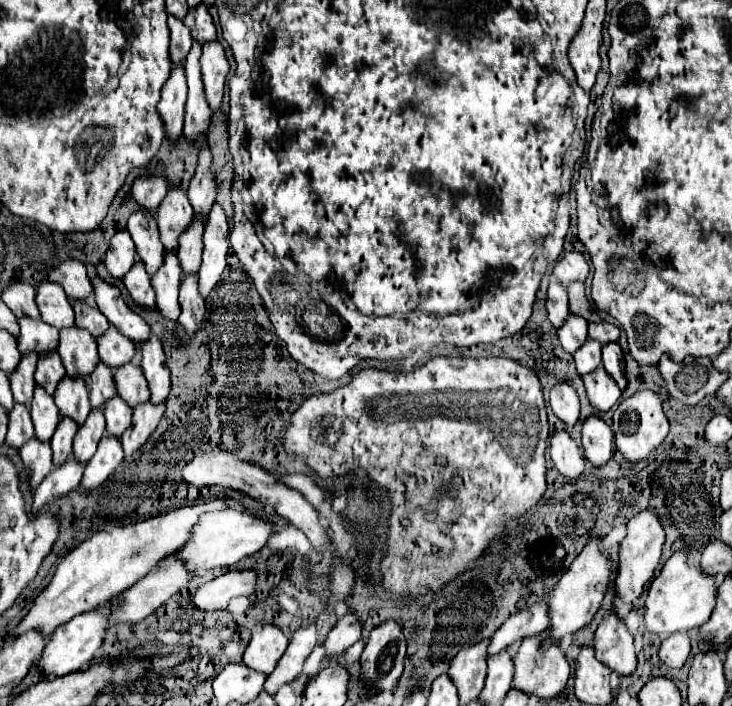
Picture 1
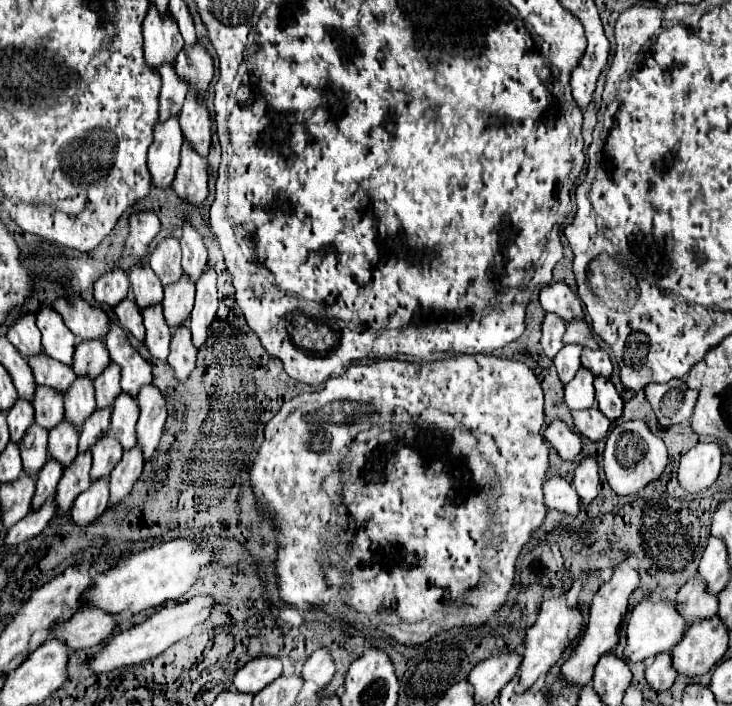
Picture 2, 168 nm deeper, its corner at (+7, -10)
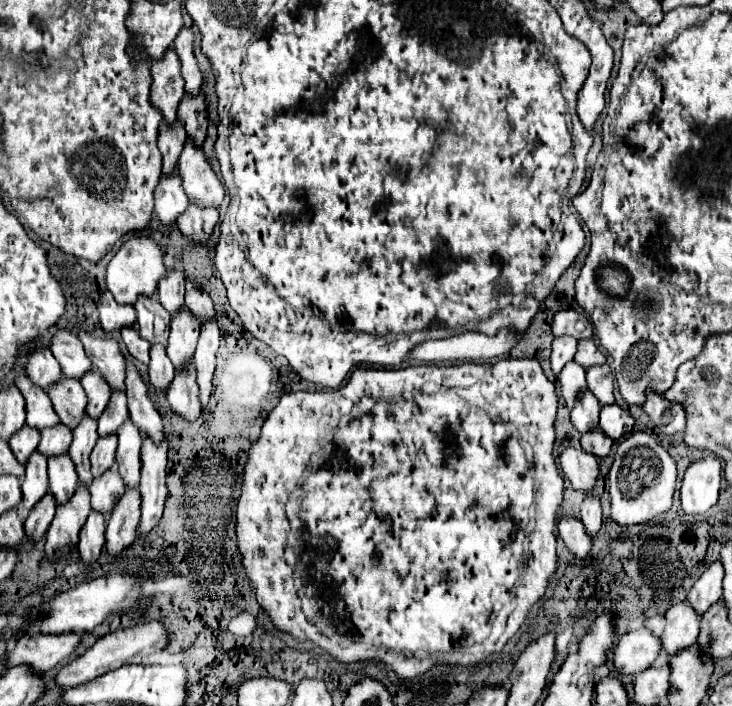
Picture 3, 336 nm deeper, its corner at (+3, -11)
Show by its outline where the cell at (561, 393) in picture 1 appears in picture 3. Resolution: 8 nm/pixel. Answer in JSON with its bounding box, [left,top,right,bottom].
[560,446,598,492]

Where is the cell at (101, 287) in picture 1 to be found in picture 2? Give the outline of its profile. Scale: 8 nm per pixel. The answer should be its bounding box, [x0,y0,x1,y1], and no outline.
[106,325,152,399]

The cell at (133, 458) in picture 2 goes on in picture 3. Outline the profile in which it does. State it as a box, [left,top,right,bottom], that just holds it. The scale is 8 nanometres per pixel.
[106,488,140,554]

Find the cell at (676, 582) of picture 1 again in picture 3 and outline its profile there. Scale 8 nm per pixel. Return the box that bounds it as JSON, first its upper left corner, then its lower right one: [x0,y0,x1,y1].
[614,628,660,674]

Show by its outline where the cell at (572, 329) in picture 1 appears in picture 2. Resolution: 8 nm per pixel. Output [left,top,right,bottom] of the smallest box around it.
[554,345,582,385]

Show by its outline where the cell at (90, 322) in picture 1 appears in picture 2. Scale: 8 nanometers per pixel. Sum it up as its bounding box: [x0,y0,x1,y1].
[72,339,110,381]

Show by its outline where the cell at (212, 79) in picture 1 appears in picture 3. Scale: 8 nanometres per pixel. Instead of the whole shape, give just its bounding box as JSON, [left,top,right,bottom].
[178,138,224,206]

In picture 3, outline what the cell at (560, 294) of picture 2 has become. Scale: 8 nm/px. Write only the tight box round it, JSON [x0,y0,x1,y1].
[552,310,594,338]

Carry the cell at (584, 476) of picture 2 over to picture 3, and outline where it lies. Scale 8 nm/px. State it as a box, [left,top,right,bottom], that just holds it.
[580,496,602,536]

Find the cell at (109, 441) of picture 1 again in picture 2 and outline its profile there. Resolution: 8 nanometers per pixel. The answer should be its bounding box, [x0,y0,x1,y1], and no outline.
[70,479,108,527]

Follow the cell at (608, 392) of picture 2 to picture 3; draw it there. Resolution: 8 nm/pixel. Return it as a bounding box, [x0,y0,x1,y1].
[600,404,634,440]

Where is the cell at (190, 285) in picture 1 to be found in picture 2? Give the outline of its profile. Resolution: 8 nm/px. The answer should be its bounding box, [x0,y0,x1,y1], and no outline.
[168,327,196,381]

